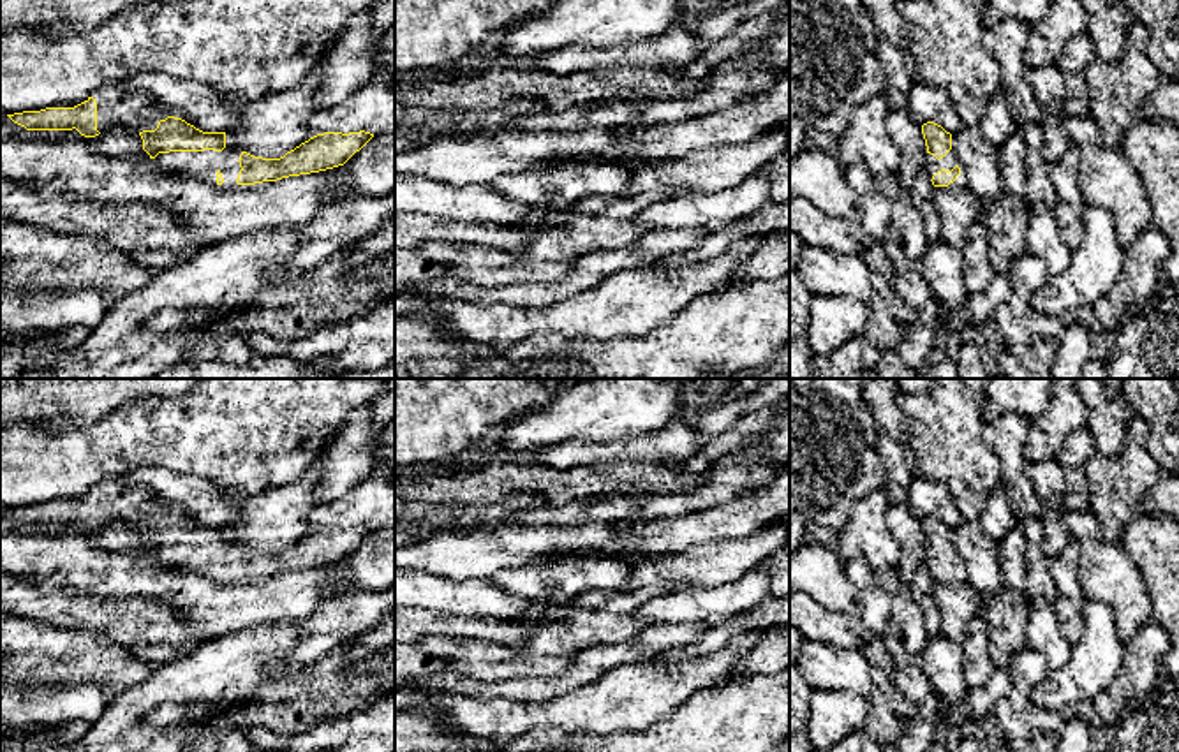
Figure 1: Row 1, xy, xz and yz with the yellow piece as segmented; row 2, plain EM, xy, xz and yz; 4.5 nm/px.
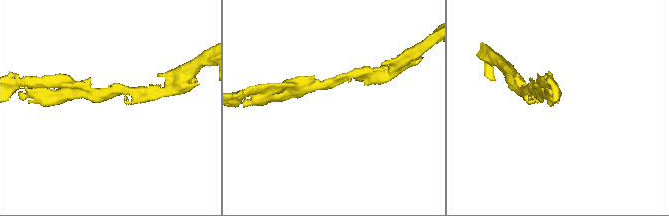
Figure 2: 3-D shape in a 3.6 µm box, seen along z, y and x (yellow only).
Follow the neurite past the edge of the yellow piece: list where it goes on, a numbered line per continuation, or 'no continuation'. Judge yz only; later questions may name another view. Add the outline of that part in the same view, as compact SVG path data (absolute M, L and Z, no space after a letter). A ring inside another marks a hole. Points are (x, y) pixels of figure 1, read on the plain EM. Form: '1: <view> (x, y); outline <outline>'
1: yz (949, 555); outline M953 542L943 553L939 553L939 555L934 549L927 548L923 567L925 567L925 571L929 574L932 574L932 571L938 565L941 565L941 564L952 565L955 560L960 562L960 569L948 581L968 583L968 571L966 571L966 567L962 564L960 557L957 555L957 549L955 549Z

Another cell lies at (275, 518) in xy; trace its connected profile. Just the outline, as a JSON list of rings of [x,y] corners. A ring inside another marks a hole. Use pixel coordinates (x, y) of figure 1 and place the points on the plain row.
[[[319,453],[298,481],[243,500],[241,511],[226,525],[226,541],[254,551],[280,553],[308,535],[310,511],[319,505],[317,486],[324,461]]]

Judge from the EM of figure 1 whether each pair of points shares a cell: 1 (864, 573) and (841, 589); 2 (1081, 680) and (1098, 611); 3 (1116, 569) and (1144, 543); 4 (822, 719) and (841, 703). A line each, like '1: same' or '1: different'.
1: different
2: same
3: different
4: same

